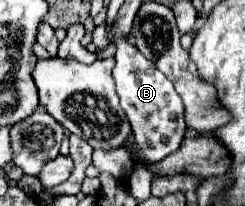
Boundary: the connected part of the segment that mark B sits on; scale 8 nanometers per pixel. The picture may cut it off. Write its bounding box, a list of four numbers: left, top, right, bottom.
[114,37,186,163]

